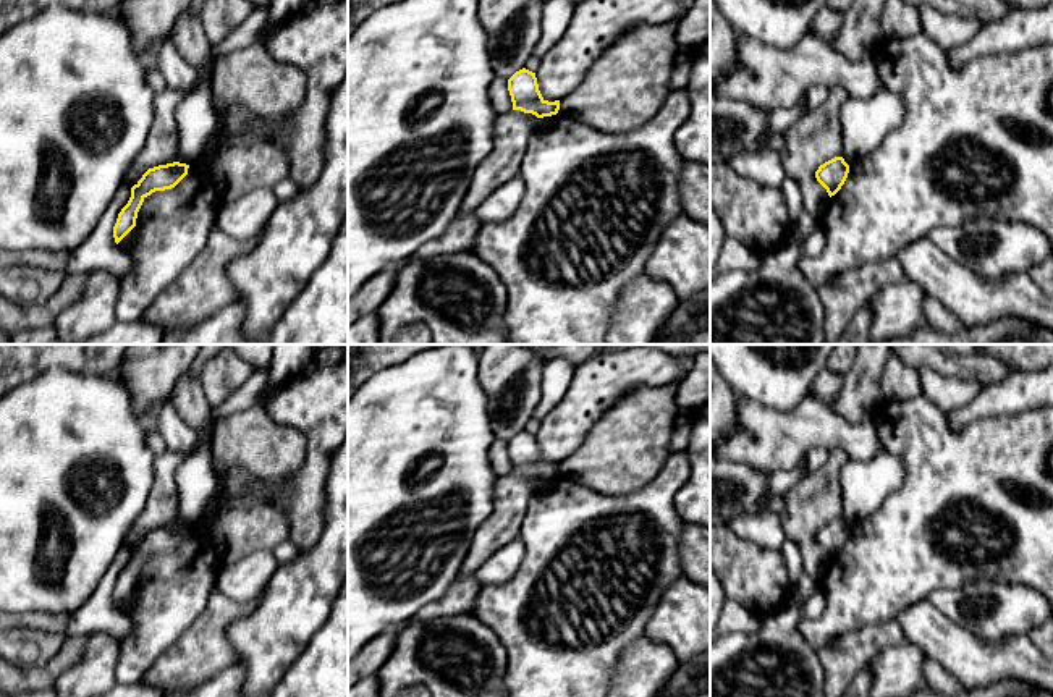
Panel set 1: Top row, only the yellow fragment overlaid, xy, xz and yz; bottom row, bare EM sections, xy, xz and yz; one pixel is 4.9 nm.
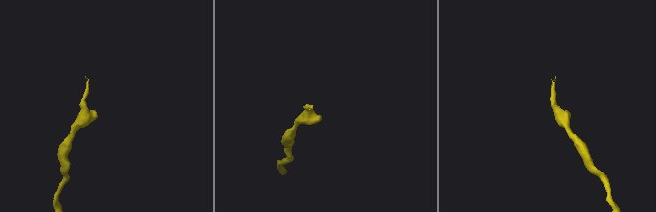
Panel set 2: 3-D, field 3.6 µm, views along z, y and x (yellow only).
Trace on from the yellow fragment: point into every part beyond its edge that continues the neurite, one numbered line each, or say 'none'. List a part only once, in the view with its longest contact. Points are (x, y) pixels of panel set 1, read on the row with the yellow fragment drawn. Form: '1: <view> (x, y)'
none

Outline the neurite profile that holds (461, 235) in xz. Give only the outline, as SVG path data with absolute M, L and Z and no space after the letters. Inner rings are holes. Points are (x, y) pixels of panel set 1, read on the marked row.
M476 212L461 215L443 234L421 246L411 260L425 260L456 252L472 252L472 246L482 225L484 223L477 218Z

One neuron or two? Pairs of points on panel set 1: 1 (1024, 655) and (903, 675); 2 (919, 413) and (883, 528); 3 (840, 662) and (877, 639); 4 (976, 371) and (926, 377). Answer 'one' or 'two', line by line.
1: two
2: one
3: one
4: two

